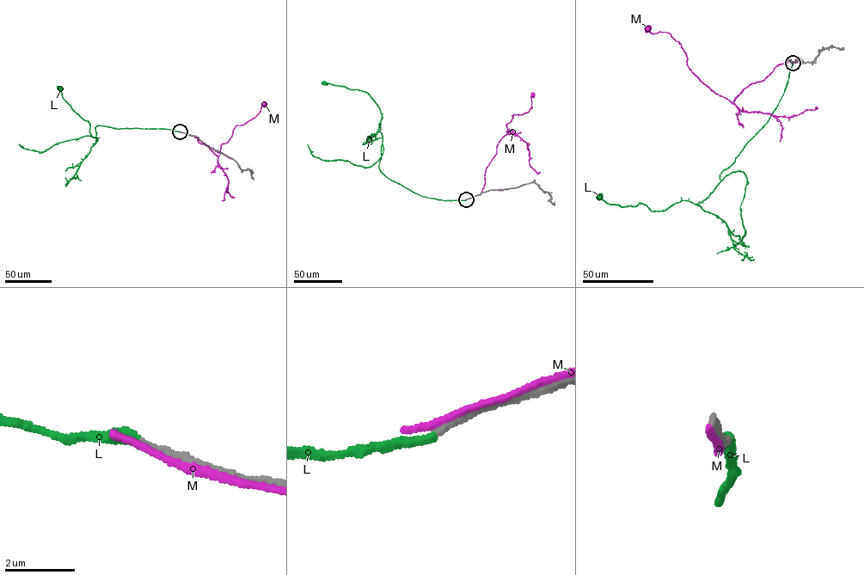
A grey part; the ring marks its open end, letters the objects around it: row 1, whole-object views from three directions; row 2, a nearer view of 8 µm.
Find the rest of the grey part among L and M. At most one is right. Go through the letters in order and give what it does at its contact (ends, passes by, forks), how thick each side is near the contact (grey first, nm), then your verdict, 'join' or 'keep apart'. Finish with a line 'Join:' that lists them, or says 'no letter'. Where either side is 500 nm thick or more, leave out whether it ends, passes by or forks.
L: it ends | 240/280 nm | join
M: it passes by | 200/190 nm | keep apart
Join: L

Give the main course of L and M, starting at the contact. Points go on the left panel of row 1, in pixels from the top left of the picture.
L: (180, 131), (100, 125), (94, 127), (94, 144), (97, 139), (91, 135), (88, 122), (72, 109), (58, 88)
M: (181, 131), (198, 137), (217, 156), (234, 127), (254, 118), (264, 104)

